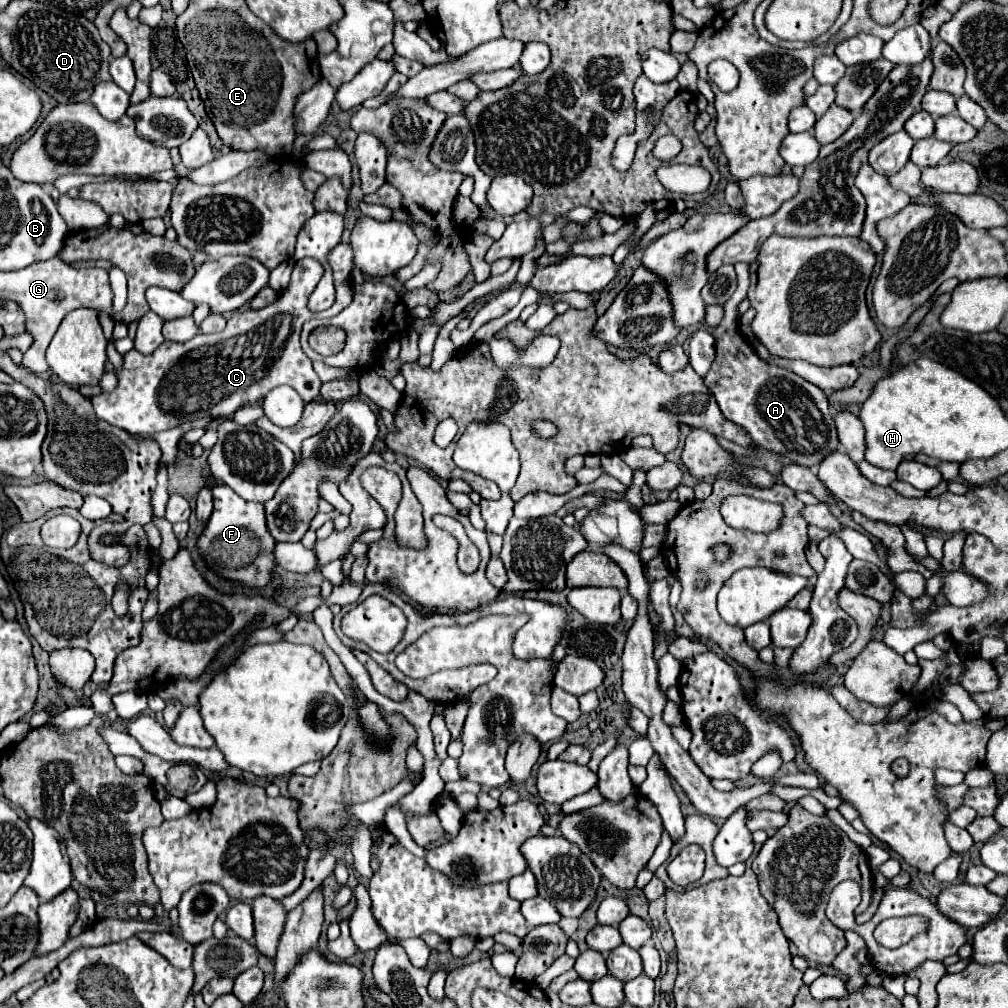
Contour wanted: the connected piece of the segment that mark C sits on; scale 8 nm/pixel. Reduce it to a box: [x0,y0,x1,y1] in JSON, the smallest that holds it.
[92,244,352,434]

